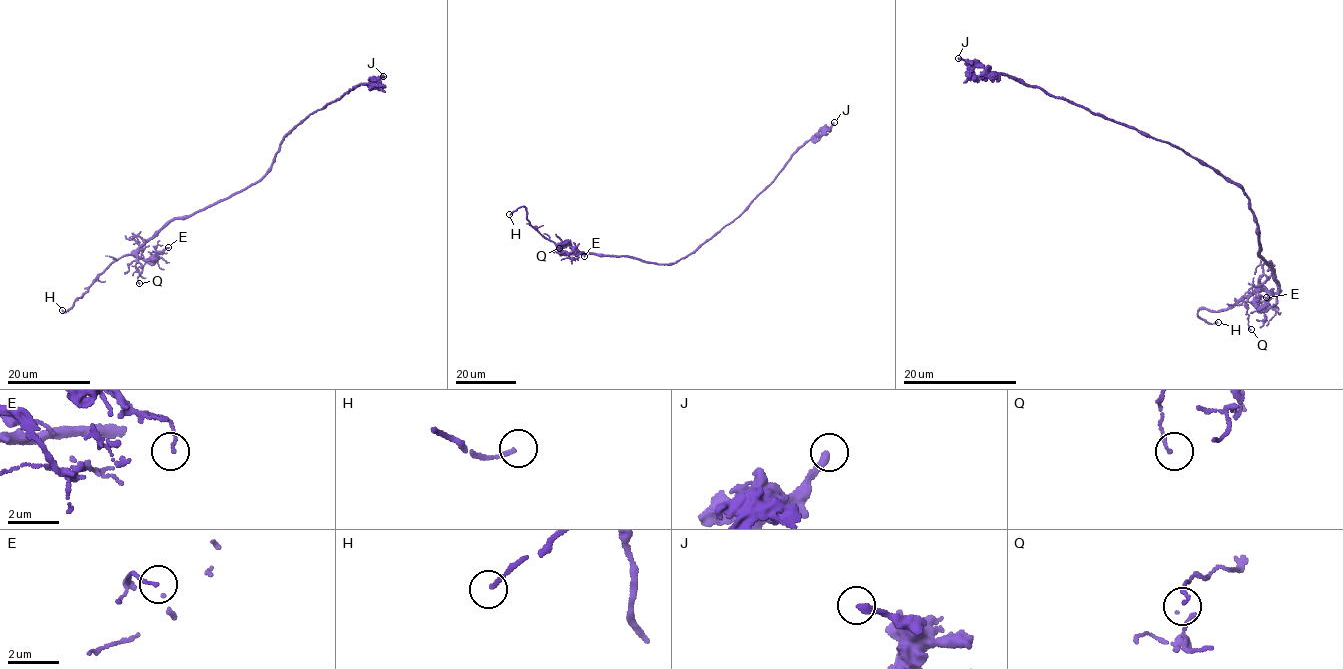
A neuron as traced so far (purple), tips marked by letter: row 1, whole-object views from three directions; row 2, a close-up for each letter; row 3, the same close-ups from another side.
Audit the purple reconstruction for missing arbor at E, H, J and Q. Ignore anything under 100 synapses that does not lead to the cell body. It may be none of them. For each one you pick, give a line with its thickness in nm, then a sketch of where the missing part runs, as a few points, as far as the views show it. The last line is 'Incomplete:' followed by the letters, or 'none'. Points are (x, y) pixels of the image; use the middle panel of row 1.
H: 140 nm thick; missing branch runs (509, 214), (497, 219)
Incomplete: H

